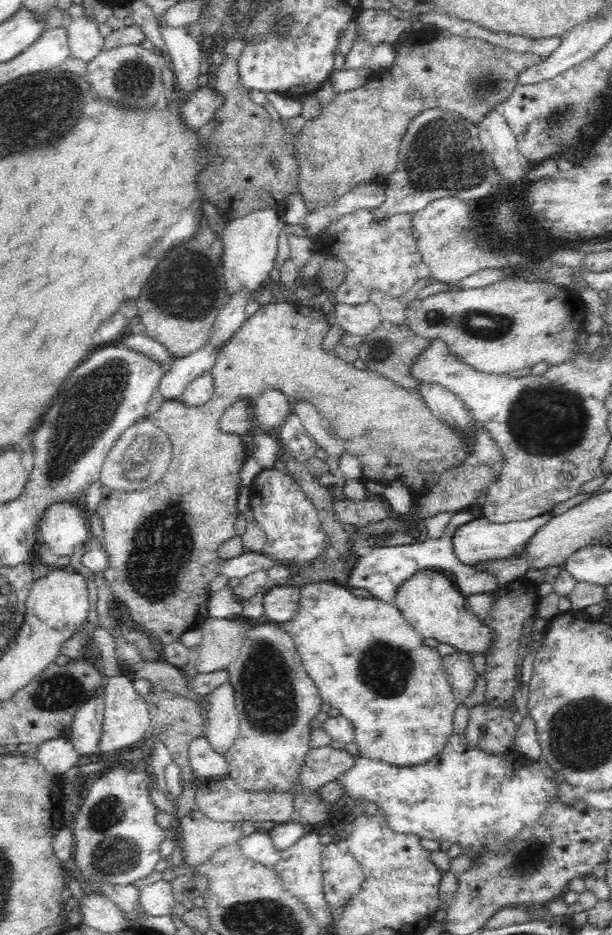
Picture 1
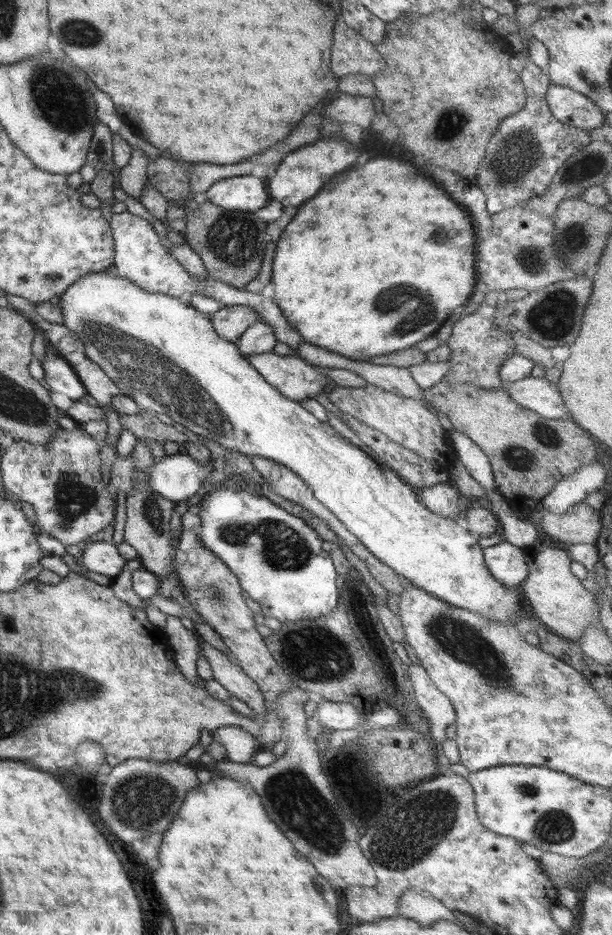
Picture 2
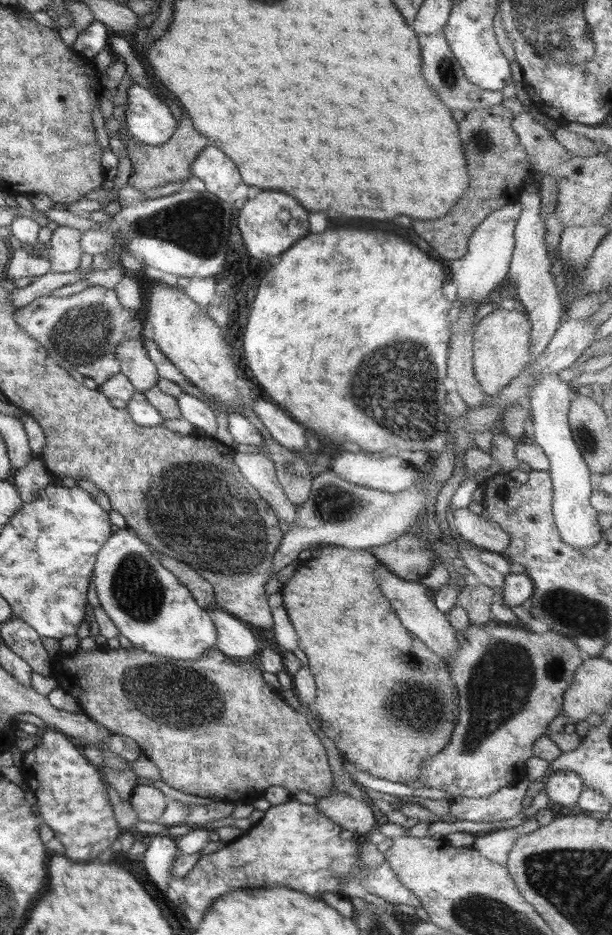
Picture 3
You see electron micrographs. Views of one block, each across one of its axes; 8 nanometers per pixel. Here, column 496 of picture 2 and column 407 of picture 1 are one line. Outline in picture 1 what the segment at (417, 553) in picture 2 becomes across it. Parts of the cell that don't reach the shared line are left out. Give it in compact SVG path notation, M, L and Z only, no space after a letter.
M416 570L416 574L406 578L402 586L398 586L393 602L402 611L409 626L423 639L435 638L438 643L454 647L458 653L486 655L495 642L492 628L478 620L468 606L467 598L458 592L453 578L442 570Z

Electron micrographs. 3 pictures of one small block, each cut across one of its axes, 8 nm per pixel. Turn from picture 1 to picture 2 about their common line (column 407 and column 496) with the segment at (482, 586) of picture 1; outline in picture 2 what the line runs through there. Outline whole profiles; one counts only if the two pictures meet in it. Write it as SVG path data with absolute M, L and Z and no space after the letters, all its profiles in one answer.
M504 541L496 546L483 548L483 554L490 574L521 597L520 584L528 576L529 556L524 549Z

